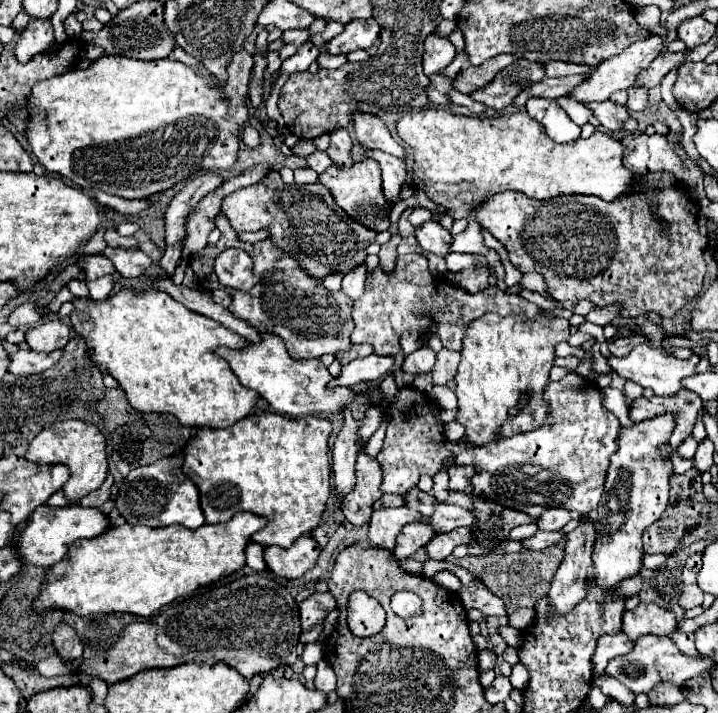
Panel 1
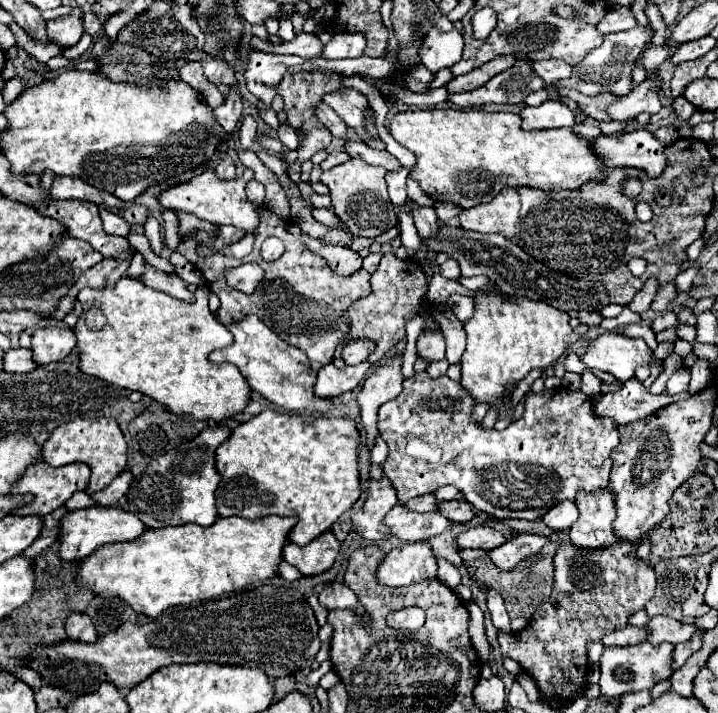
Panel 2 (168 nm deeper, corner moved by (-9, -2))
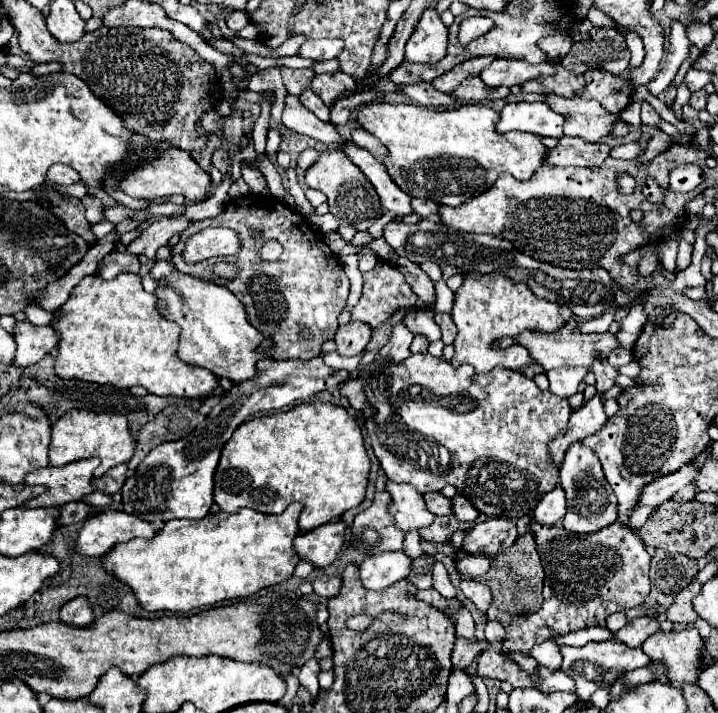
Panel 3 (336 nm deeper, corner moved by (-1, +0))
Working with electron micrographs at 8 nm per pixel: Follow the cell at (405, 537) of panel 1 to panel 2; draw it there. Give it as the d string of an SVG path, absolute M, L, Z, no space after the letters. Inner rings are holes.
M427 542L393 548L377 568L377 582L383 586L407 586L437 576L437 560Z

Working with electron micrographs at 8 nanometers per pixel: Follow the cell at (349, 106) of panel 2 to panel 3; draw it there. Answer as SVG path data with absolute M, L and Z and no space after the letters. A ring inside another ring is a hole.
M345 72L335 74L317 74L311 82L311 90L327 104L333 106L343 96L355 94L355 80Z

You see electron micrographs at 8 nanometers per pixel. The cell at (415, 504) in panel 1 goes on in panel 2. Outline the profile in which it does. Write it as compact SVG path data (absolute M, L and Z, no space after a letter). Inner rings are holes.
M451 500L451 502L441 502L439 512L449 518L451 522L471 522L475 518L475 508L467 500Z

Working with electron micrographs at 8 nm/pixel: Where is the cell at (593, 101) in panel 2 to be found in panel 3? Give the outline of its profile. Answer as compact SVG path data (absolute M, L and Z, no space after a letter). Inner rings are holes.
M553 62L555 68L559 68L557 76L541 76L539 80L529 80L523 84L523 92L541 92L541 94L557 94L563 98L573 98L579 96L585 88L585 78L583 76L571 76L561 62Z

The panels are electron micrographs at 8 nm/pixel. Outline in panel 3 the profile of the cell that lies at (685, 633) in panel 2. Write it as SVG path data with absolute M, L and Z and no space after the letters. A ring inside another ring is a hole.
M697 628L685 630L657 630L649 636L649 640L641 646L651 660L661 660L667 664L671 686L681 688L685 684L693 684L701 672L699 666L699 648L701 636Z

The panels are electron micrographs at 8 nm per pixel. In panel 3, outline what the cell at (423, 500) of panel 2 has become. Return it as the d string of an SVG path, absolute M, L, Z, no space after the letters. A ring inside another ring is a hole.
M429 492L423 498L425 498L425 506L431 514L435 514L435 516L451 514L451 500L447 500L441 492Z

